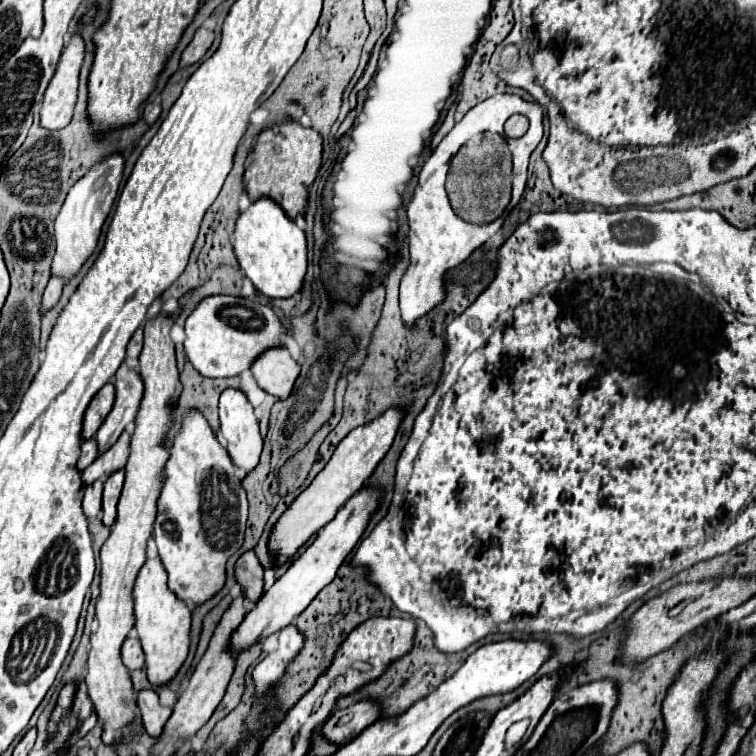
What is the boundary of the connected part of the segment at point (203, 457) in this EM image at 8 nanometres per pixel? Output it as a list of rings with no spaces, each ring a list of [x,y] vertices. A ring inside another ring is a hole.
[[[187,412],[181,432],[175,436],[171,458],[165,464],[165,484],[159,496],[159,514],[153,526],[153,538],[159,548],[159,558],[169,574],[169,588],[189,606],[199,606],[213,598],[225,584],[227,560],[241,548],[245,540],[247,522],[247,498],[237,476],[235,464],[227,456],[227,450],[217,442],[207,420],[199,412]]]

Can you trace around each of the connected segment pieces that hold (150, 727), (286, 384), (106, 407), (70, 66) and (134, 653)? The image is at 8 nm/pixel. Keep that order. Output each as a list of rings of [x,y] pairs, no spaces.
[[[143,690],[137,694],[139,712],[143,716],[143,726],[149,736],[159,738],[163,734],[163,726],[171,716],[171,708],[163,708],[159,704],[159,696],[155,690]]]
[[[273,348],[271,352],[263,352],[251,372],[265,392],[275,396],[277,400],[287,400],[293,384],[301,372],[301,366],[291,358],[287,348]]]
[[[105,384],[97,394],[95,398],[91,400],[91,404],[87,406],[85,410],[85,420],[83,420],[83,434],[81,438],[83,440],[89,440],[97,430],[99,426],[103,424],[105,416],[111,412],[113,408],[113,402],[115,402],[115,388],[113,384]]]
[[[71,34],[69,44],[61,54],[61,62],[51,84],[45,90],[41,106],[41,126],[45,130],[61,130],[73,116],[77,100],[77,76],[83,62],[83,40],[79,34]]]
[[[127,636],[121,648],[121,658],[129,670],[139,670],[145,664],[145,654],[143,654],[143,648],[137,636]]]

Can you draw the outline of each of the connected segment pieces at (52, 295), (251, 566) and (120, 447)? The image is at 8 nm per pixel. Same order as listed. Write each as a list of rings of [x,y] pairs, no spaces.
[[[52,276],[51,280],[49,280],[49,284],[47,284],[47,288],[45,288],[45,294],[43,294],[43,306],[41,306],[41,316],[45,316],[57,302],[62,294],[64,284],[62,283],[60,278],[56,276]]]
[[[245,552],[237,564],[235,564],[235,572],[237,572],[237,582],[243,590],[243,594],[257,604],[257,600],[263,596],[265,592],[265,584],[263,584],[263,566],[259,564],[257,556],[253,552]]]
[[[125,430],[119,436],[119,440],[103,456],[99,456],[91,466],[87,466],[81,472],[83,484],[93,484],[95,480],[107,480],[109,474],[121,470],[129,456],[129,438],[131,438],[131,434]]]

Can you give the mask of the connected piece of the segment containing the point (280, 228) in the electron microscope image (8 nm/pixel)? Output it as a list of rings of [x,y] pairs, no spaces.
[[[257,200],[249,210],[241,212],[233,236],[239,266],[261,294],[267,298],[291,298],[301,292],[307,274],[307,240],[273,200]]]

